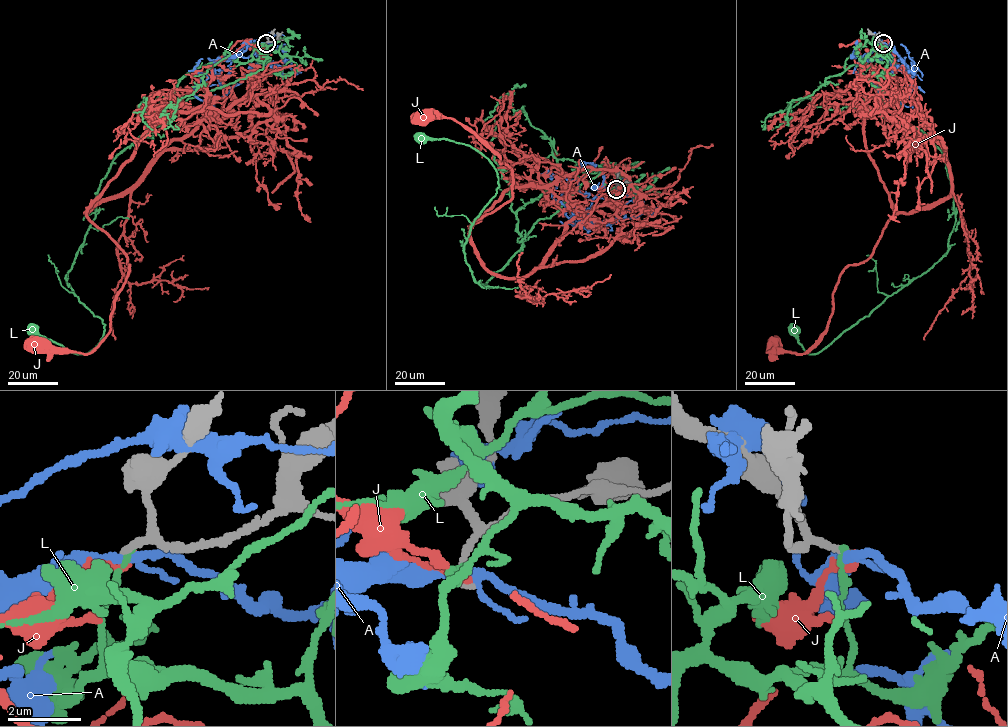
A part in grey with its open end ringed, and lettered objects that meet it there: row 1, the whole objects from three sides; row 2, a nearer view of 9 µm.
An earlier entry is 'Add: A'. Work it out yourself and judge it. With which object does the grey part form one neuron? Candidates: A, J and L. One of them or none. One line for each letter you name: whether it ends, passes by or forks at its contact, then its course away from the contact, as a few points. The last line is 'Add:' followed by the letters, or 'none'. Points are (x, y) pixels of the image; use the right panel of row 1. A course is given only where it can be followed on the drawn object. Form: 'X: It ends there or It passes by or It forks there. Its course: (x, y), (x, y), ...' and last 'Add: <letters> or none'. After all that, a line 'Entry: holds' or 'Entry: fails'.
Add: none
Entry: fails

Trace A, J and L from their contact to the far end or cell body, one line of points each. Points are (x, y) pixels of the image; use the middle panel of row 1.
A: (616, 188), (591, 170), (563, 190), (566, 216), (586, 228), (553, 197), (545, 172), (553, 178)
J: (616, 189), (592, 196), (561, 172), (506, 190), (469, 230), (511, 199), (509, 166), (455, 121), (422, 118)
L: (616, 187), (613, 168), (582, 183), (485, 287), (463, 250), (499, 186), (495, 169), (469, 146), (419, 138)

